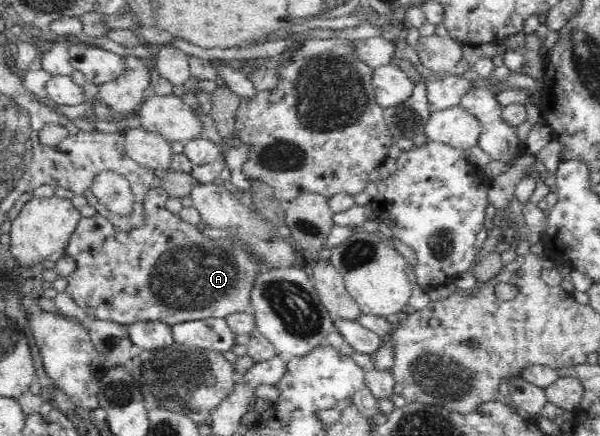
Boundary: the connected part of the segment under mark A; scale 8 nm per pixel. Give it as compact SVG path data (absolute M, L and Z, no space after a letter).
M160 186L159 188L153 188L149 191L149 195L145 197L145 210L147 210L147 225L141 227L141 229L131 229L131 231L115 231L113 224L105 219L102 215L99 215L98 212L91 217L82 217L75 229L73 235L68 241L68 246L65 249L71 258L73 258L77 267L67 277L68 285L66 287L66 292L79 304L79 307L83 308L87 314L89 314L89 319L92 320L109 320L114 321L120 324L127 325L128 327L137 323L137 321L147 321L155 322L159 321L165 323L169 326L175 324L183 323L184 321L195 321L200 319L207 318L225 318L230 313L235 313L238 311L252 311L253 304L251 304L251 291L255 287L256 282L259 280L259 277L262 275L263 271L266 270L259 257L255 253L249 250L249 246L241 240L232 239L232 237L223 236L222 238L211 239L207 237L205 233L196 225L192 225L187 221L181 219L181 215L176 213L173 206L168 204L169 195L168 193Z

